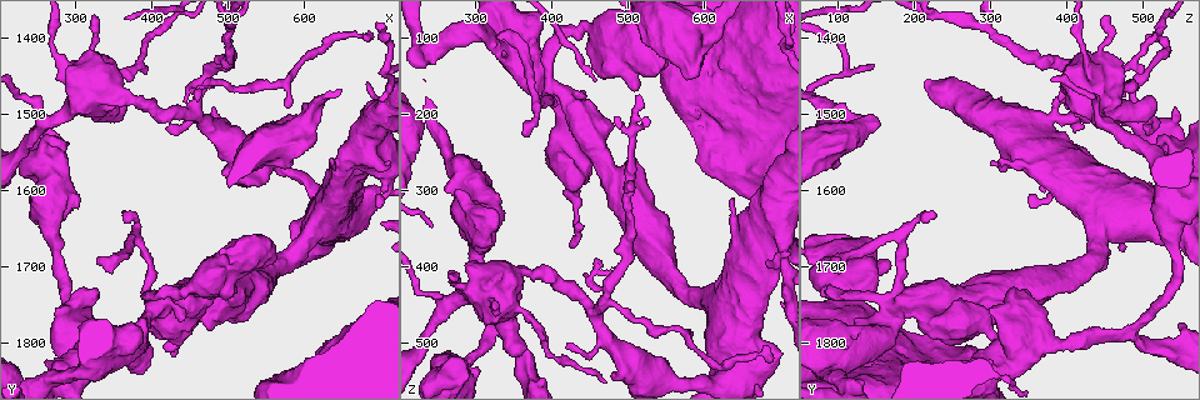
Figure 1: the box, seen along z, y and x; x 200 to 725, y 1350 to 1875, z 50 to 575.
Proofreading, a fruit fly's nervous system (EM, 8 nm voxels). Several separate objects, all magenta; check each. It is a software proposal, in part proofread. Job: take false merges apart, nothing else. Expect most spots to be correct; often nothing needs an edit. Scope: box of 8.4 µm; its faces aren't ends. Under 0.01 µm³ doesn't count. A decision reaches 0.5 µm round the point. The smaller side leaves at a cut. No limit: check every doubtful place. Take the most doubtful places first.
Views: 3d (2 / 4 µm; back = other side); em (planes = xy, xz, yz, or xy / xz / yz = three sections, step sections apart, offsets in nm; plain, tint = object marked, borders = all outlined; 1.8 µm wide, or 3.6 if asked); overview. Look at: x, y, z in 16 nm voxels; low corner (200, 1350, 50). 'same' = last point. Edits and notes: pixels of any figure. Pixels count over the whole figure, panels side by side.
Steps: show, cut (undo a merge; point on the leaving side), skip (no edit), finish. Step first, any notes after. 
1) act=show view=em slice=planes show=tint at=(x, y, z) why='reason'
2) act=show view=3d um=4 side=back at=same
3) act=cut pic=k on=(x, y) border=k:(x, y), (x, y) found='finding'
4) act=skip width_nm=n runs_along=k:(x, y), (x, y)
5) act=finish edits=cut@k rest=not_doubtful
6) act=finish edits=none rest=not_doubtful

act=show view=em slice=planes show=tint at=(410, 1750, 165) why='looks like a crossing'

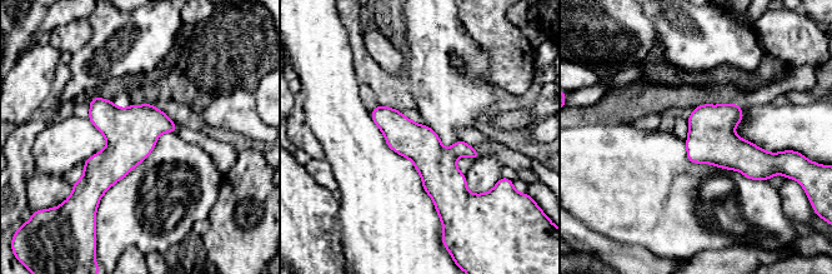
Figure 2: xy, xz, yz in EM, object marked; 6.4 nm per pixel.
act=skip width_nm=240 runs_along=2:(377, 110), (439, 172), (446, 207) found='all the same neuron'

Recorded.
act=show view=em um=3.6 slice=planes show=plain at=(675, 1550, 350) why='sharp bend'

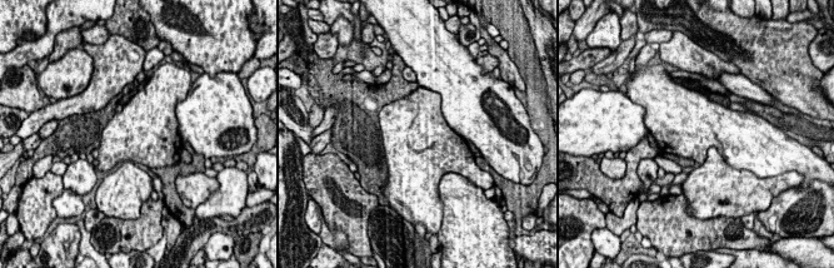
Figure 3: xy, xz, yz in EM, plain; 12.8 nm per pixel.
act=show view=em um=3.6 slice=planes show=borders at=same why='what lies round it'

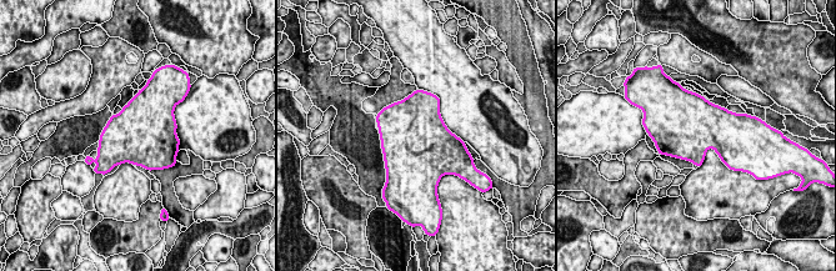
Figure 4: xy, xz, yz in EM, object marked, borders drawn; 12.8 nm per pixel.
act=skip found='continuous, no second neuron'

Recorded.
act=show view=em slice=planes show=tint at=(465, 1455, 430) why='thick turns thin'

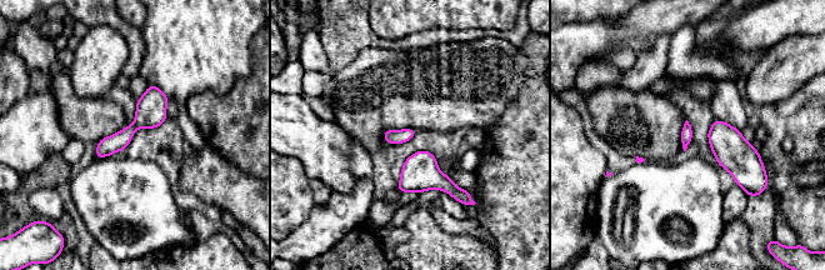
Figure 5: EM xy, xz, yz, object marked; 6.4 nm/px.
act=skip runs_along=5:(153, 89), (151, 109), (99, 154) found='continuous, no second neuron'

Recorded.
act=show view=em um=3.6 slice=planes show=tint at=(345, 1800, 90) why='three-way junction'

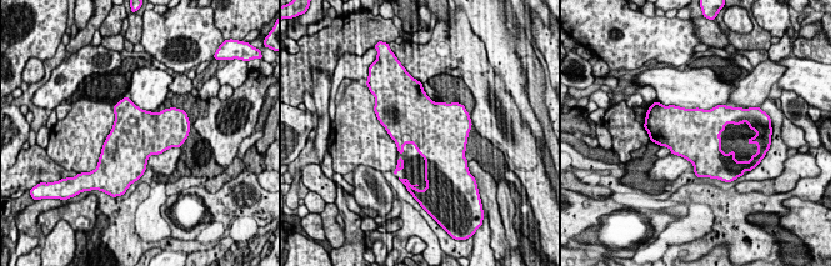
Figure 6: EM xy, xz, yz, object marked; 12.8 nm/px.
act=skip found='all the same neuron'

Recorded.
act=finish edits=none rest=not_doubtful

